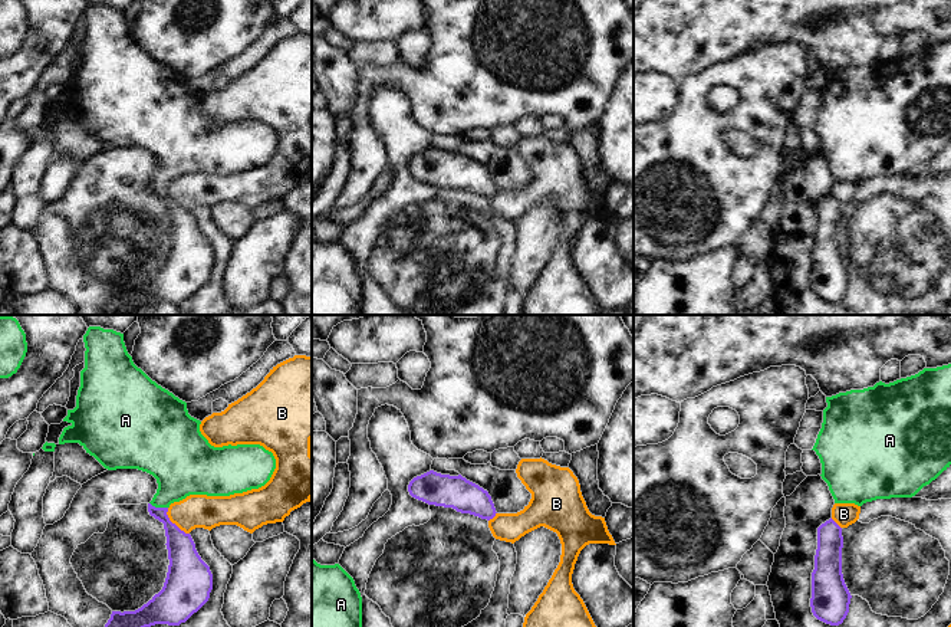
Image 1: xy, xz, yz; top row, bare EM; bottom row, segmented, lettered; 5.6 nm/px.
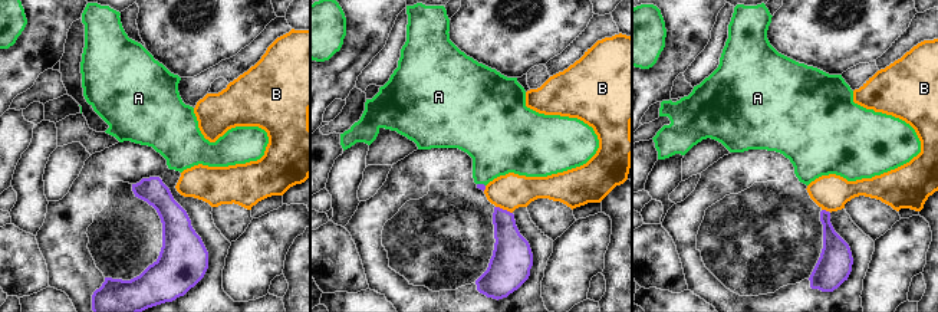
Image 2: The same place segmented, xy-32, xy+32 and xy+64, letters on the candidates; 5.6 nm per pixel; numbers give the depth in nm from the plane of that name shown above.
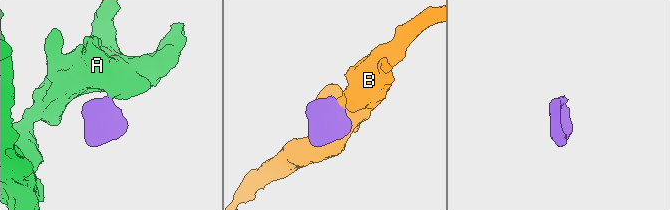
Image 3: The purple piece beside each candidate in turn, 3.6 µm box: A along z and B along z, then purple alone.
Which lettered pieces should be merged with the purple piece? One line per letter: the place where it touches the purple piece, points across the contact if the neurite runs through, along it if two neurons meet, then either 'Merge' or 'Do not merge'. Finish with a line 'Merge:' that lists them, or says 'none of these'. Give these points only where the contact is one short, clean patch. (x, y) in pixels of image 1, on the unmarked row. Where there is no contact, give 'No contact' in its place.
A: Touches purple at xy (158, 186). Path across: xy (180, 223), (158, 186), (174, 163), (180, 147). Merge
B: Touches purple at xy (174, 202). Boundary: xy (167, 186), (167, 194), (188, 212). Do not merge
Merge: A.

